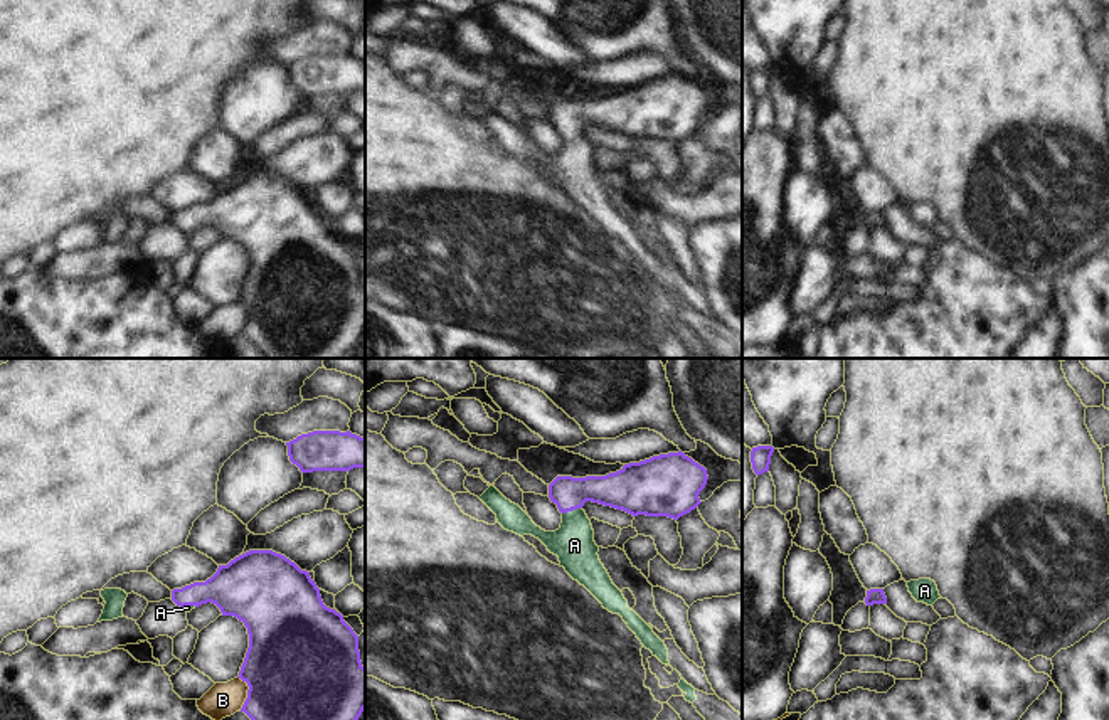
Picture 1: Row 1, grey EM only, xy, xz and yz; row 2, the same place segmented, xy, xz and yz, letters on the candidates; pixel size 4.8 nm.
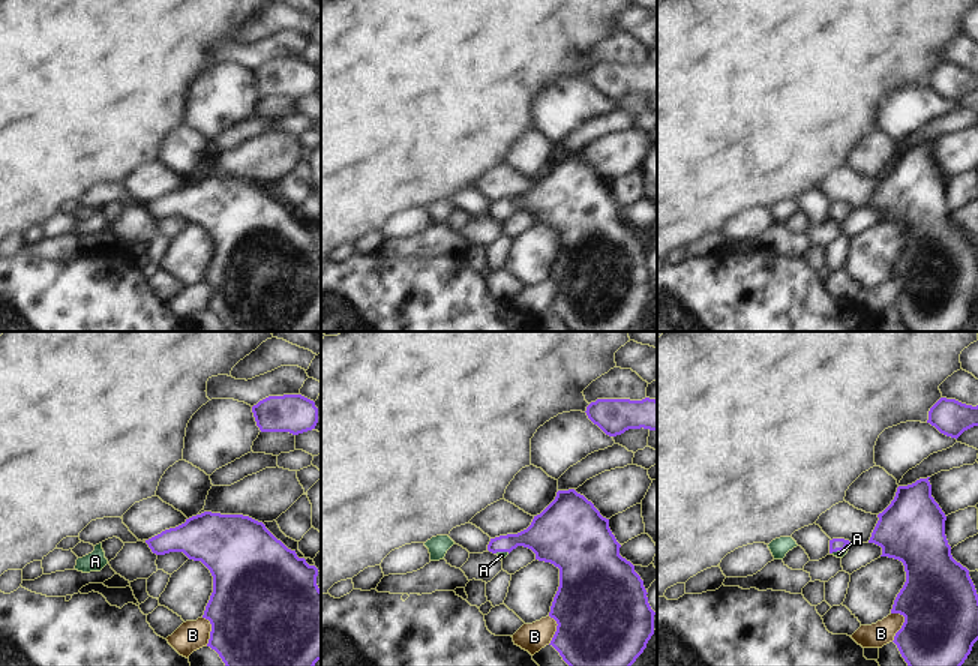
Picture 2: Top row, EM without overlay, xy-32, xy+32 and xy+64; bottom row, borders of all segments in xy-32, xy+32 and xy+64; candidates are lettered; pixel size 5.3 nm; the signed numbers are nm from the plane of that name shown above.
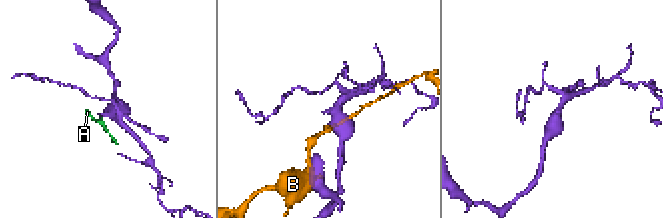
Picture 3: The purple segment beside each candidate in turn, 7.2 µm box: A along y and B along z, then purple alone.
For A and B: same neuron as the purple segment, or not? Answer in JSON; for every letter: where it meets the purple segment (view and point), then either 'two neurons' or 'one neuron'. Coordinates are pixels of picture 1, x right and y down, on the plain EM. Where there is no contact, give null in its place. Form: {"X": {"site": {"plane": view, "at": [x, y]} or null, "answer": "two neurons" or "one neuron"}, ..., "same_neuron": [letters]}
{"A": {"site": {"plane": "xz", "at": [571, 133]}, "answer": "one neuron"}, "B": {"site": {"plane": "xy", "at": [248, 315]}, "answer": "two neurons"}, "same_neuron": ["A"]}

